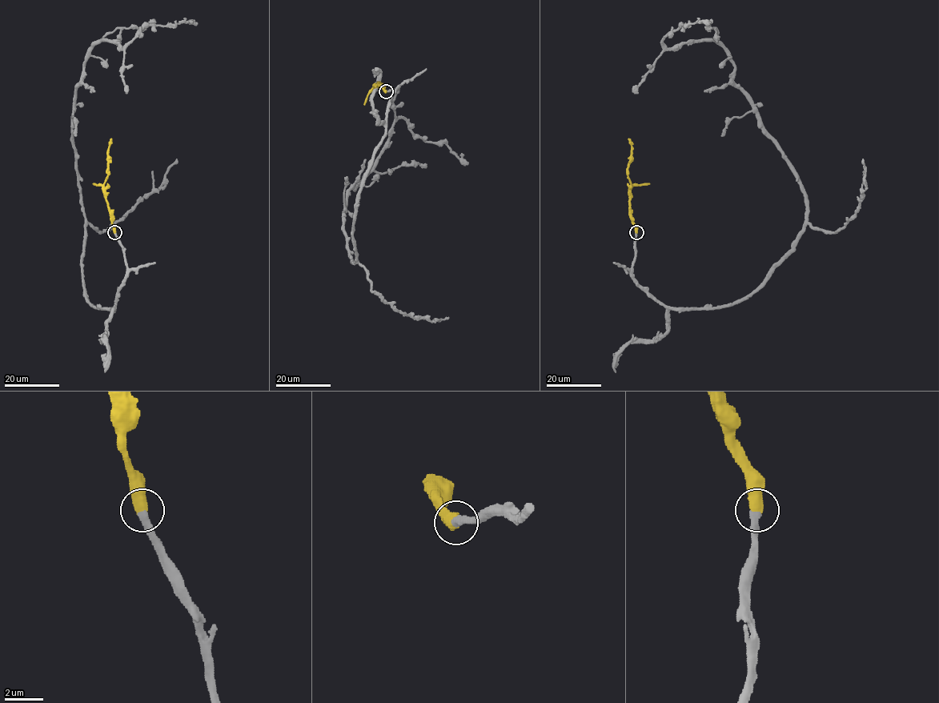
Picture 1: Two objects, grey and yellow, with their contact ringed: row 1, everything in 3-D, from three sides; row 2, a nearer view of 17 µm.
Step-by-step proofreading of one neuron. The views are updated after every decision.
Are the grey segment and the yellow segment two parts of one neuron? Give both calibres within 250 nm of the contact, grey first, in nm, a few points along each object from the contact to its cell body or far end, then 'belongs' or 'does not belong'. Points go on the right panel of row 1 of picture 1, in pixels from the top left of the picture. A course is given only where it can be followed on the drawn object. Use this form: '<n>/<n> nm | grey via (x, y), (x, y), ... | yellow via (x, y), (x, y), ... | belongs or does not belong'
440/600 nm | grey via (636, 232), (640, 285), (719, 308), (806, 219), (731, 55), (663, 45), (708, 24) | yellow via (636, 232), (629, 207), (628, 162), (632, 146), (628, 138) | belongs

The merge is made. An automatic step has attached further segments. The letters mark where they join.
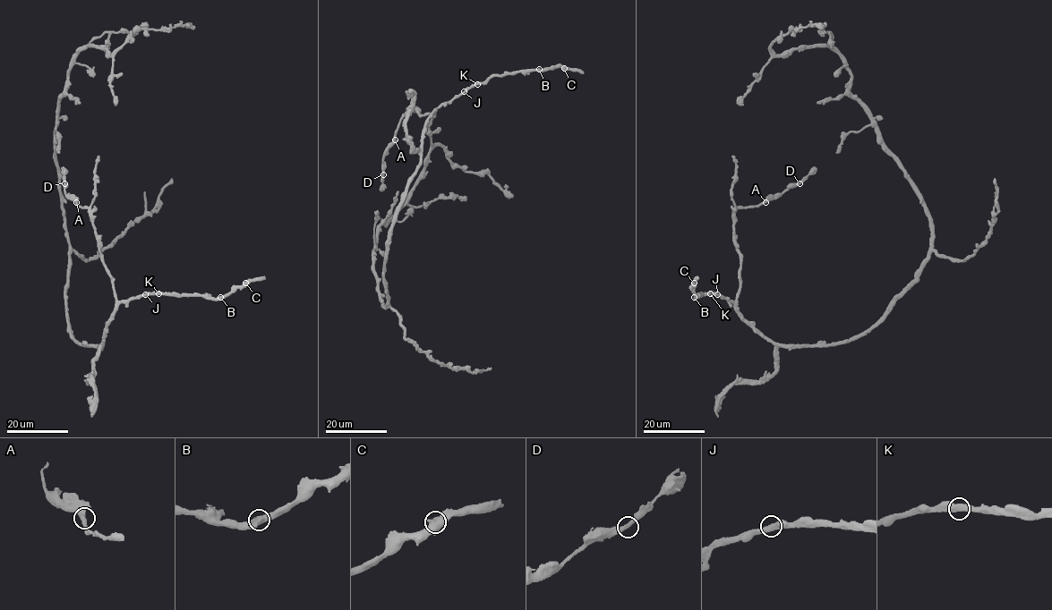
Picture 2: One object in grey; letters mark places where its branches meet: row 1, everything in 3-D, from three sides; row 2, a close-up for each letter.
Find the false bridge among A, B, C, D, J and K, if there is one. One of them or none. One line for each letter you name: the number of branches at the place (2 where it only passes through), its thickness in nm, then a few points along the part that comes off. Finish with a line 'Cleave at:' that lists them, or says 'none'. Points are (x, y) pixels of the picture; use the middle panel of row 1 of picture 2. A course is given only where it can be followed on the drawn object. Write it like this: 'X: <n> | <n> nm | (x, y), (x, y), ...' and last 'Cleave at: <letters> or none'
Cleave at: none

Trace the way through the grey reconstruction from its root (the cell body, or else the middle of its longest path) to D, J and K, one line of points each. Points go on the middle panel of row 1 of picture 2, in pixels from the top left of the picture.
D: (387, 296), (388, 236), (434, 111), (421, 115), (410, 108), (405, 114), (383, 157), (383, 174)
J: (387, 296), (384, 277), (386, 242), (407, 180), (420, 161), (424, 123), (439, 106), (464, 92)
K: (387, 296), (384, 277), (386, 242), (407, 180), (420, 161), (424, 123), (439, 106), (477, 84)

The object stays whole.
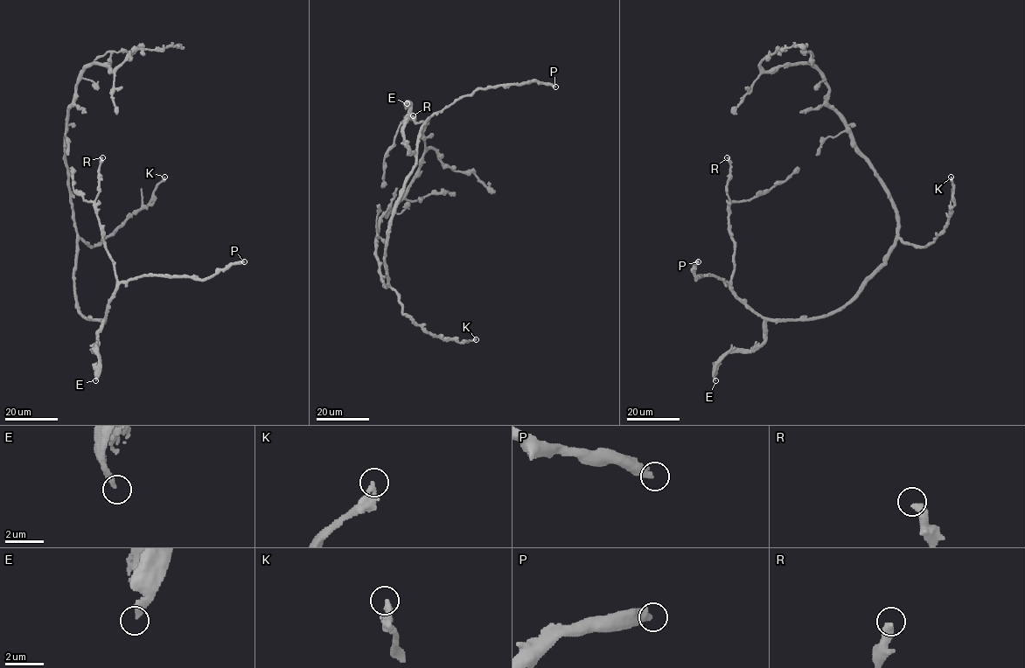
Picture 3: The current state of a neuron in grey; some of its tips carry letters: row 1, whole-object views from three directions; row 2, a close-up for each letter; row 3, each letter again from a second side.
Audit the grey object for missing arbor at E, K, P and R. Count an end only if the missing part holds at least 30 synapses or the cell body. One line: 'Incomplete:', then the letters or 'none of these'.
Incomplete: P

